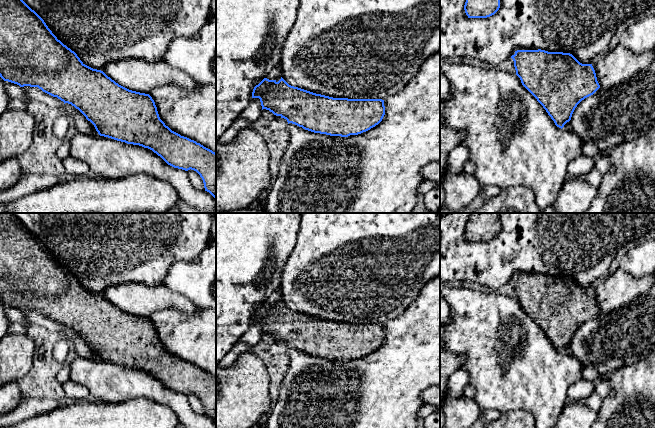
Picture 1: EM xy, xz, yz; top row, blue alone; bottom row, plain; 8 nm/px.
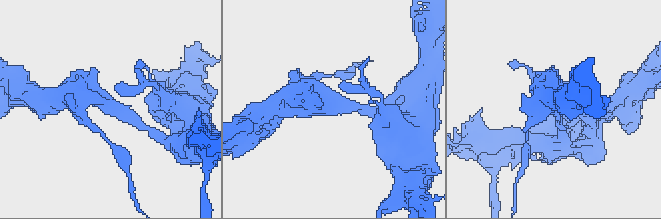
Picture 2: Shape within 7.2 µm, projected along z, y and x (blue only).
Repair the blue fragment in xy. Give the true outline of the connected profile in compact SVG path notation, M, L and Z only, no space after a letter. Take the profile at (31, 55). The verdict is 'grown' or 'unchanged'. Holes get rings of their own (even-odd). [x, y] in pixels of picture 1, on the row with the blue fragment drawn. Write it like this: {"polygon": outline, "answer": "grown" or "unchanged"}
{"polygon": "M0 0L0 77L20 87L38 87L64 104L71 104L94 125L100 136L148 148L174 168L196 171L203 180L205 191L216 199L216 153L166 126L149 94L129 90L103 71L85 65L74 51L57 39L44 20L23 0Z", "answer": "unchanged"}

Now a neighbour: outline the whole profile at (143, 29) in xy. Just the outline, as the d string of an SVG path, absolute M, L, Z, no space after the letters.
M23 0L46 23L64 45L74 51L83 64L102 70L109 62L139 58L148 62L162 60L171 41L192 37L208 21L212 0Z

